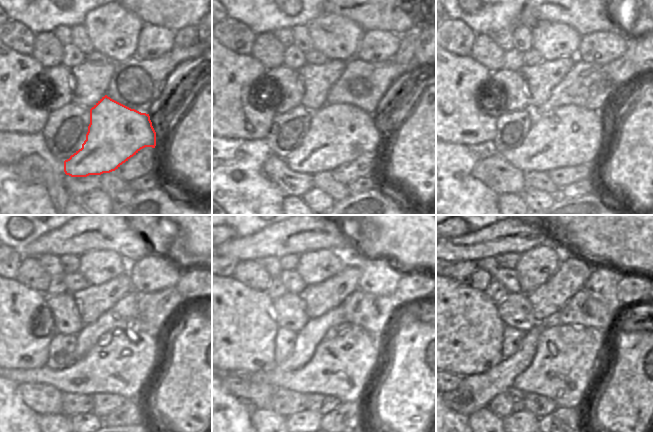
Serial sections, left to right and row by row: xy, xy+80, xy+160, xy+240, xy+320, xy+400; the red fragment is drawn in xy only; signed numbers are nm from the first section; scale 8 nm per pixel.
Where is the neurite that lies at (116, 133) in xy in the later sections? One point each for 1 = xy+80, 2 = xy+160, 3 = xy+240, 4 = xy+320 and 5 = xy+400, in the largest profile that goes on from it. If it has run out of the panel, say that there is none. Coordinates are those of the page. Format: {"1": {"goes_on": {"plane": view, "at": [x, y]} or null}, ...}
{"1": {"goes_on": {"plane": "xy+80", "at": [338, 134]}}, "2": {"goes_on": {"plane": "xy+160", "at": [570, 135]}}, "3": {"goes_on": {"plane": "xy+240", "at": [122, 363]}}, "4": {"goes_on": {"plane": "xy+320", "at": [343, 363]}}, "5": {"goes_on": {"plane": "xy+400", "at": [563, 368]}}}

